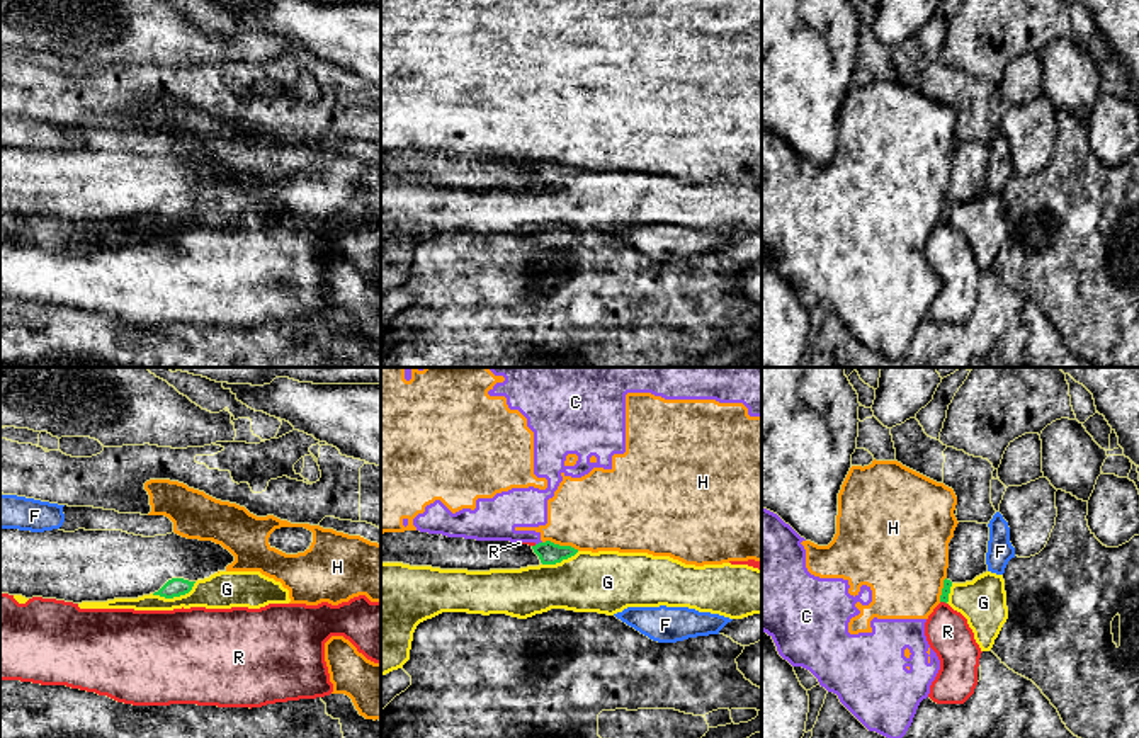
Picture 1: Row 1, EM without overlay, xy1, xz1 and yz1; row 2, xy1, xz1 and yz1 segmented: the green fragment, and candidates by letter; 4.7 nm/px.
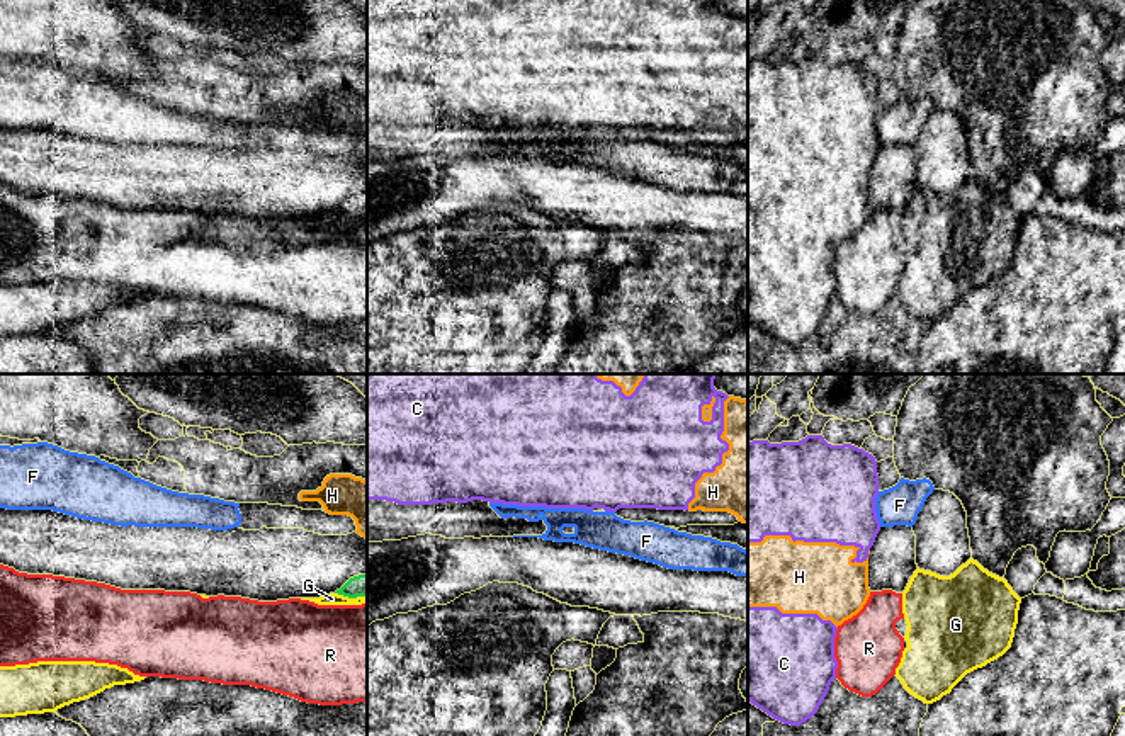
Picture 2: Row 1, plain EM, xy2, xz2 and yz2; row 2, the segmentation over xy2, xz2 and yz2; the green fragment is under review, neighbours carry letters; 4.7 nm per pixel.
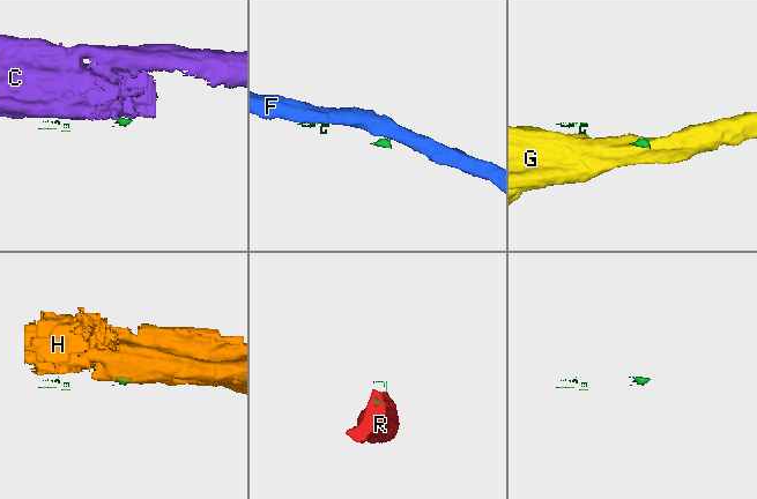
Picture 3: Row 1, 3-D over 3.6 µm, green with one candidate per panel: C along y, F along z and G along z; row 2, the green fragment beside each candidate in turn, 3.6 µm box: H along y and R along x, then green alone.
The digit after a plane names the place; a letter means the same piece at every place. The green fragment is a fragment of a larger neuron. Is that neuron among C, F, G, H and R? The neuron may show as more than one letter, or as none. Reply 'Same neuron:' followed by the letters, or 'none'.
Same neuron: none

